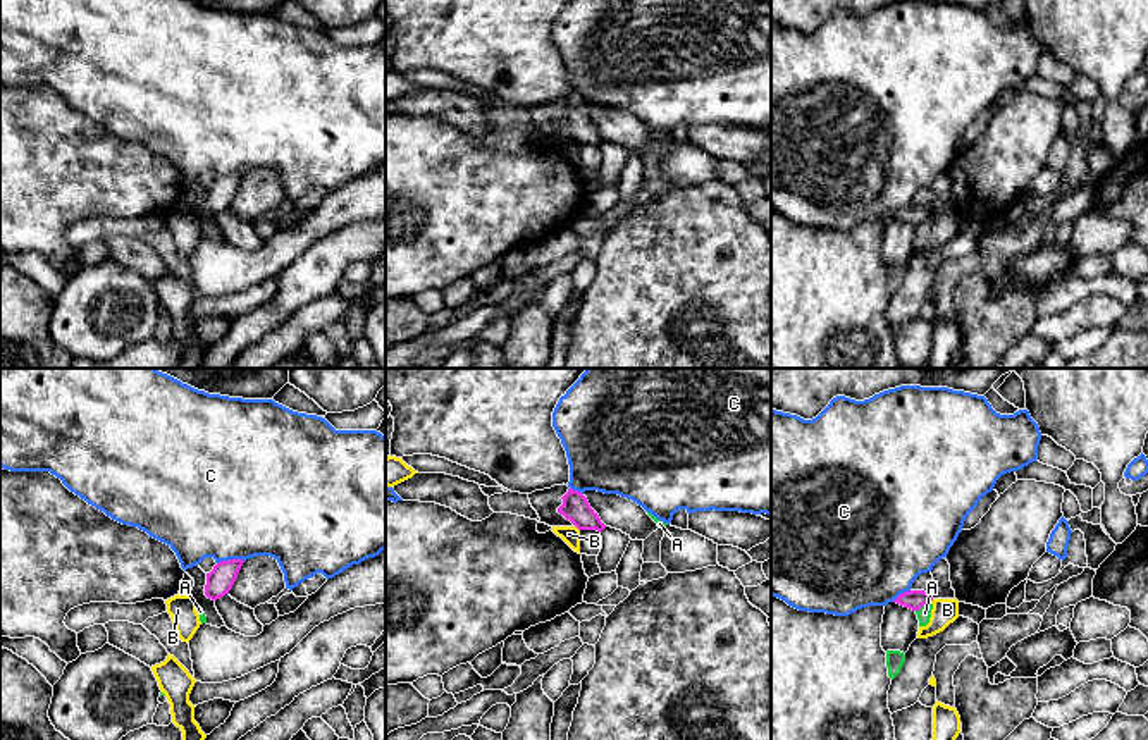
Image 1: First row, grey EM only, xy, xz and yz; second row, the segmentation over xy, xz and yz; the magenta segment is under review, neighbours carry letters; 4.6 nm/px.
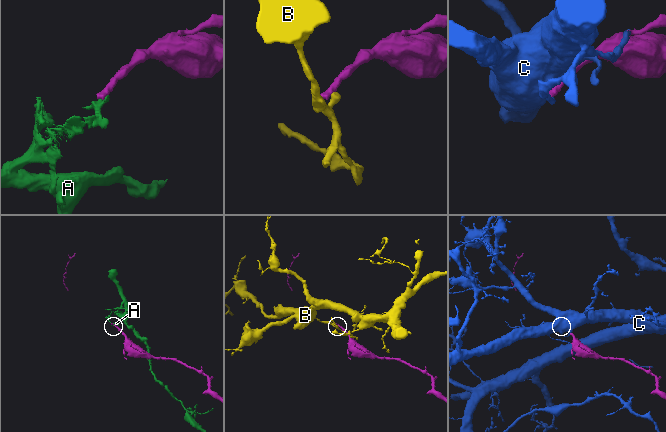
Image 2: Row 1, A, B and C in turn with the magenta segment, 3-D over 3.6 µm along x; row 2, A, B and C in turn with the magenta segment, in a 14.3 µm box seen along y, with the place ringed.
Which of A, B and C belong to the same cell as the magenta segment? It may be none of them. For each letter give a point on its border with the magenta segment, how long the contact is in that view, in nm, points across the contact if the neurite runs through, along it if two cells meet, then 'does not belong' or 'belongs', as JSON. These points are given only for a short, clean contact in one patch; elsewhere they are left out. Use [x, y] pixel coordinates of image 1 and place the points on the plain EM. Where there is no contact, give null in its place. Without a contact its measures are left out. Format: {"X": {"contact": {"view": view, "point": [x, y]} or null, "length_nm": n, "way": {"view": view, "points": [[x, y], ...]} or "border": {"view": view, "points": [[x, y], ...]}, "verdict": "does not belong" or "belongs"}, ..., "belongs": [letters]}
{"A": {"contact": {"view": "yz", "point": [923, 219]}, "length_nm": 90, "border": {"view": "yz", "points": [[930, 215], [916, 226]]}, "verdict": "does not belong"}, "B": {"contact": {"view": "xz", "point": [577, 141]}, "length_nm": 40, "border": {"view": "xz", "points": [[575, 140], [579, 145]]}, "verdict": "does not belong"}, "C": {"contact": {"view": "xy", "point": [229, 174]}, "length_nm": 130, "verdict": "does not belong"}, "belongs": []}

